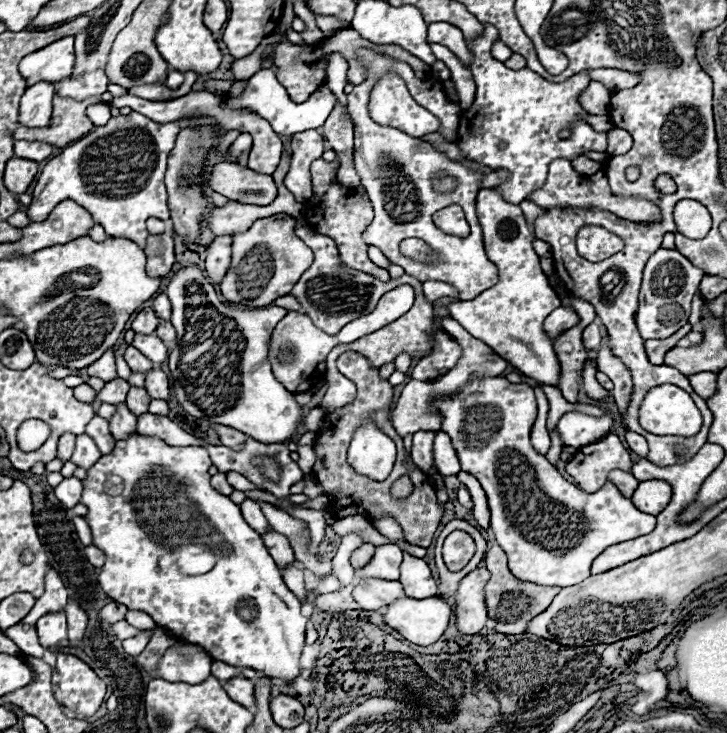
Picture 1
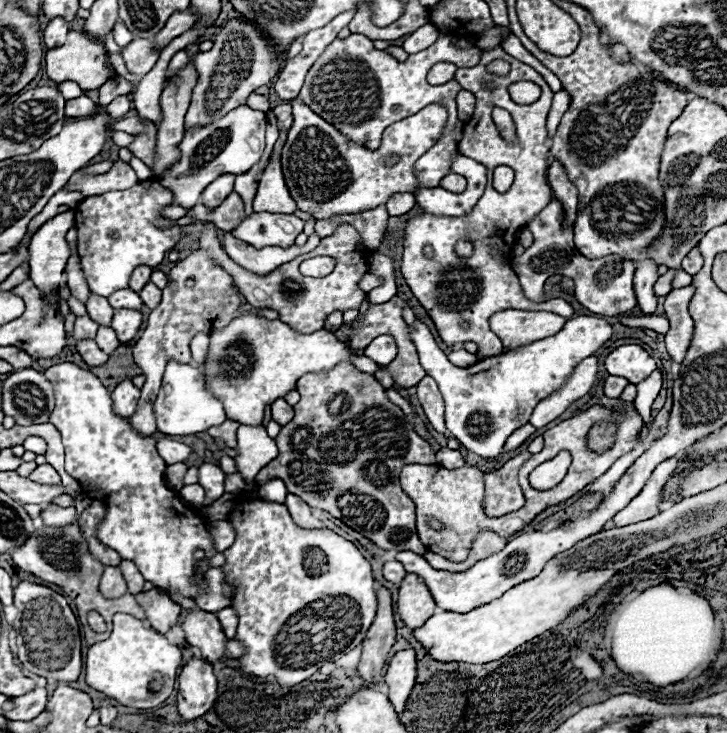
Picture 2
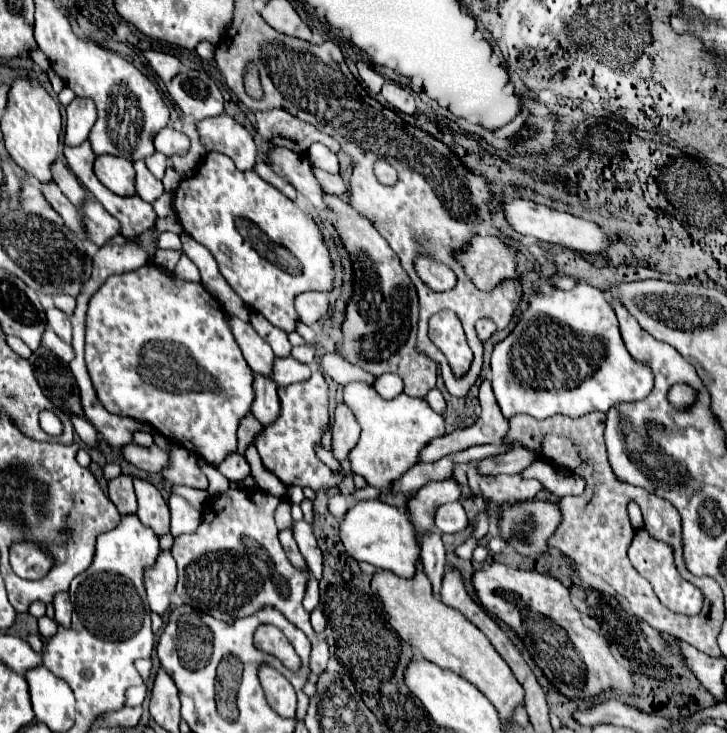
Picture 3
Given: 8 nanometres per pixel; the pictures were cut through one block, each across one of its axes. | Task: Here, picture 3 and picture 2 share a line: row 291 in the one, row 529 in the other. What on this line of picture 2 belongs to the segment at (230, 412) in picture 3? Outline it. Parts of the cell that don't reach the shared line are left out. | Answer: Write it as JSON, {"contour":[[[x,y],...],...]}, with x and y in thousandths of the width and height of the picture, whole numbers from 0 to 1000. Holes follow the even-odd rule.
{"contour":[[[85,494],[61,505],[74,529],[77,554],[69,576],[85,592],[91,614],[91,644],[107,658],[138,666],[138,682],[146,688],[146,707],[135,718],[135,737],[157,748],[168,764],[182,764],[195,786],[226,805],[248,805],[267,816],[275,802],[261,794],[267,786],[267,750],[283,750],[294,759],[294,742],[275,698],[250,688],[248,677],[228,660],[228,633],[215,617],[215,600],[198,598],[176,576],[154,562],[154,546],[140,521],[99,494]]]}

